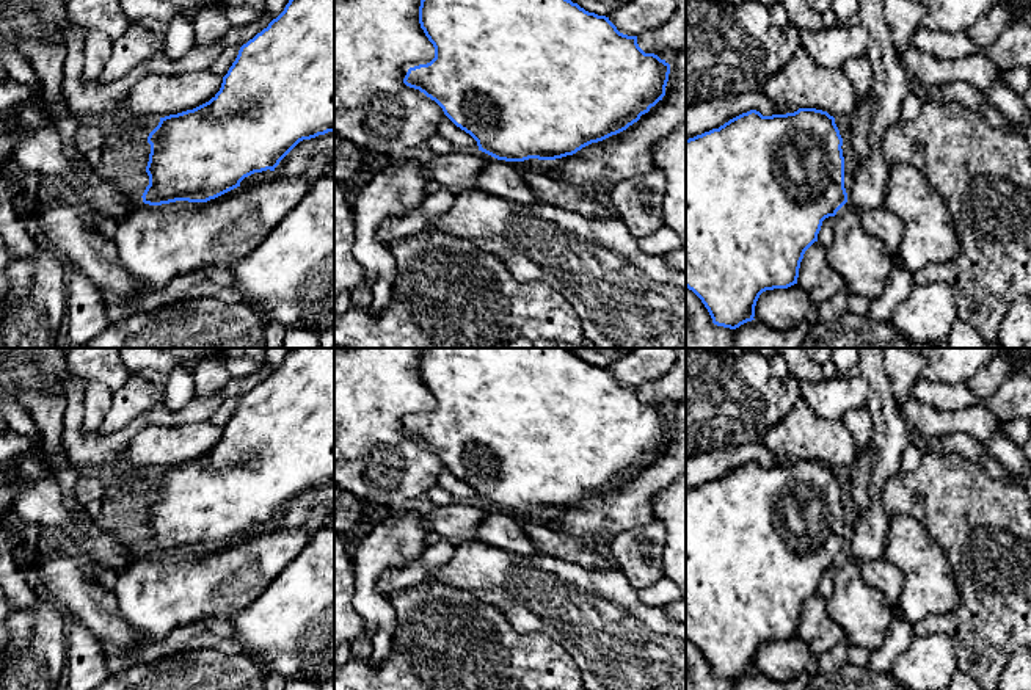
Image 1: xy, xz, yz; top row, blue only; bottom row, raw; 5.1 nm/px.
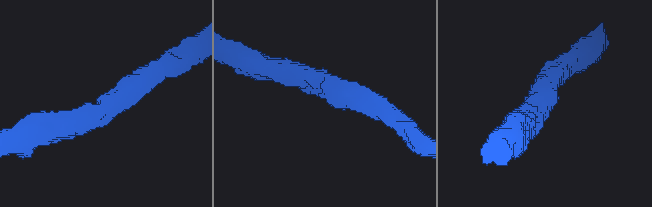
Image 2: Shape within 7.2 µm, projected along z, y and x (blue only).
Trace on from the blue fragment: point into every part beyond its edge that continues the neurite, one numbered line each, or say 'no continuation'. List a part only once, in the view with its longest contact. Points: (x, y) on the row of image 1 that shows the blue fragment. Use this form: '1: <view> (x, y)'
no continuation

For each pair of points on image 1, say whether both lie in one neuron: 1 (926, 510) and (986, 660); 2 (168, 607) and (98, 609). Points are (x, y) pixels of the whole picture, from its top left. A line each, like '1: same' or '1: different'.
1: same
2: different

